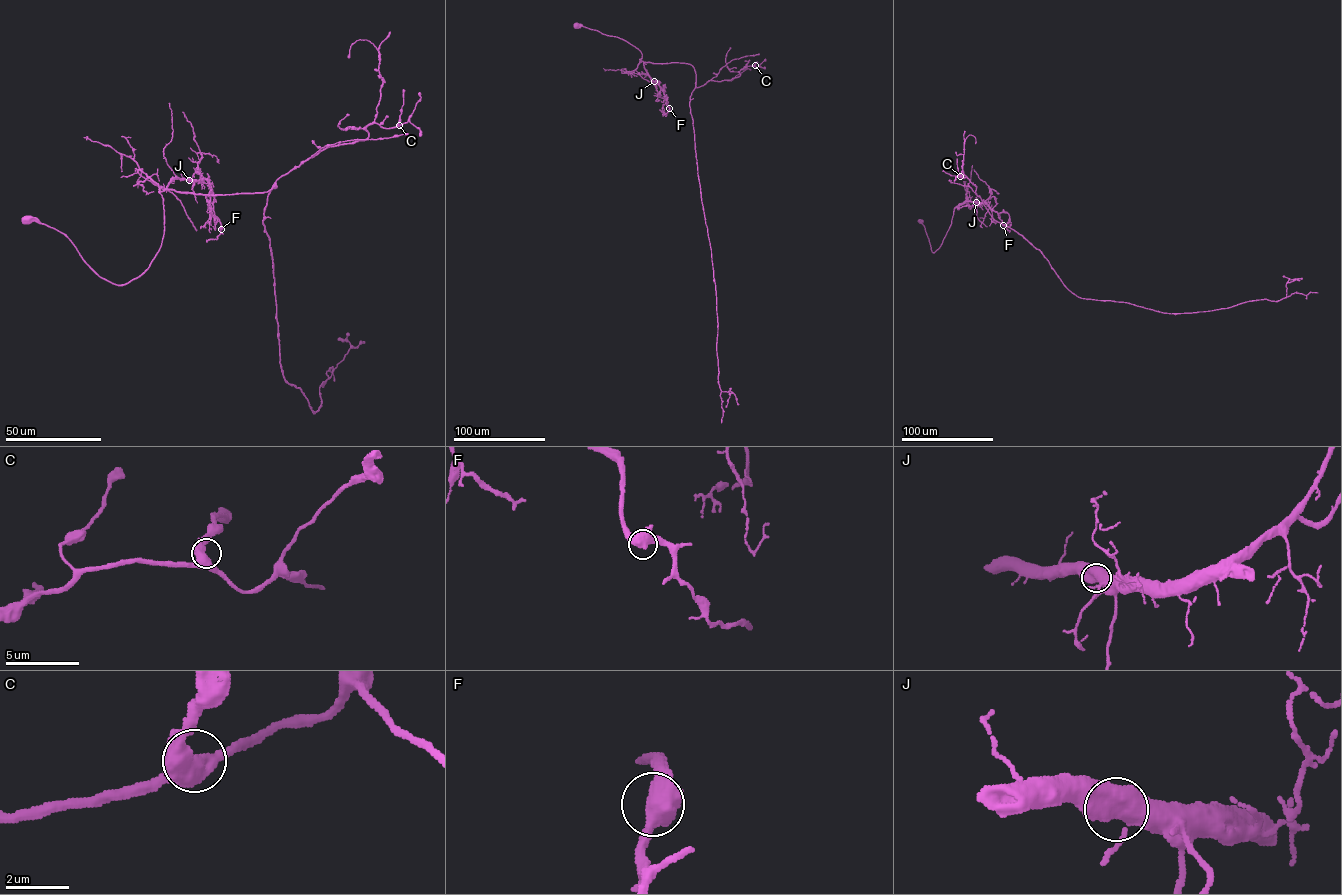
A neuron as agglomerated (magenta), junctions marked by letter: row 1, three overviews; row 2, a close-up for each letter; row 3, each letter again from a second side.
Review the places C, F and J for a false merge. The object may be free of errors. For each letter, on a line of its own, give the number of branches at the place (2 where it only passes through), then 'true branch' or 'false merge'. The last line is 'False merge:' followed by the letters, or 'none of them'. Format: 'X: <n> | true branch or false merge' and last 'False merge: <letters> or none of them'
C: 3 | true branch
F: 3 | true branch
J: 3 | true branch
False merge: none of them

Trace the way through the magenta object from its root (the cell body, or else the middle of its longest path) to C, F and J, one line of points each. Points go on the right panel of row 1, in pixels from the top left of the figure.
C: (921, 221), (934, 252), (949, 228), (954, 209), (982, 203), (975, 193), (975, 185), (966, 176), (960, 176)
F: (921, 221), (933, 252), (949, 228), (954, 209), (966, 202), (985, 202), (997, 213), (1003, 225)
J: (921, 221), (934, 252), (949, 228), (954, 209), (966, 202), (976, 202)

